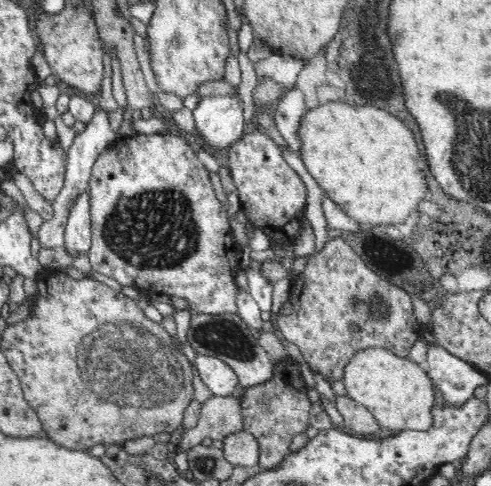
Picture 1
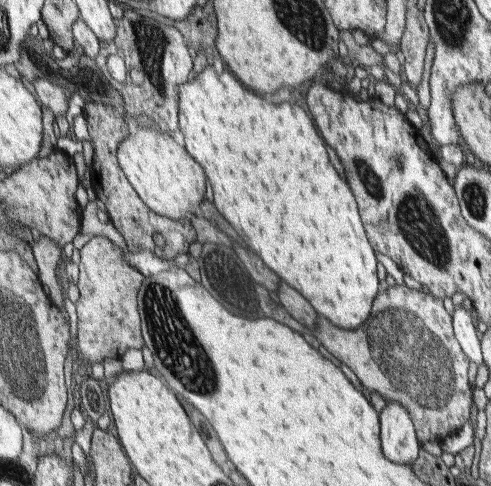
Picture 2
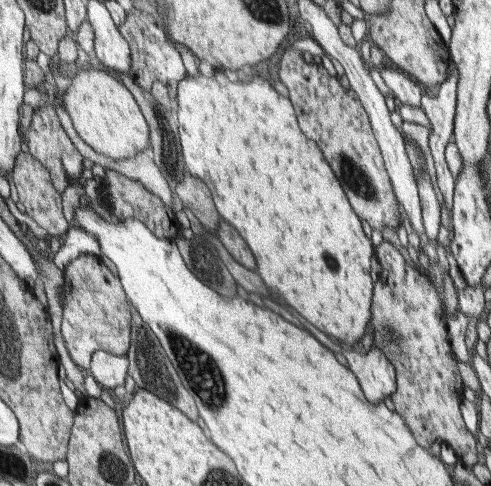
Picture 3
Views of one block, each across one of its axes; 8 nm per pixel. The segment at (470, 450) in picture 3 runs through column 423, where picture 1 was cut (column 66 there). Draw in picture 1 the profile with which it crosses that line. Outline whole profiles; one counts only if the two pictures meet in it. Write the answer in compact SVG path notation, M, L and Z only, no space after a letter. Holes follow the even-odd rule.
M42 272L40 280L38 280L38 296L36 296L36 316L30 316L28 322L22 324L14 324L14 326L6 326L4 334L2 334L2 352L8 358L10 366L14 368L22 388L24 388L24 396L30 402L30 406L34 408L38 420L42 422L44 430L48 432L48 436L52 438L54 444L62 446L62 448L70 448L70 450L88 450L96 444L122 444L126 440L152 440L152 436L156 434L170 434L170 436L178 436L184 424L184 412L188 410L188 404L194 398L194 374L190 368L190 362L184 356L184 350L180 350L180 344L176 340L172 340L168 328L164 330L162 324L150 322L144 312L138 308L136 300L130 300L128 296L124 296L124 292L114 290L108 284L102 284L98 280L86 278L84 282L74 282L66 272L56 272L56 274L48 274Z

